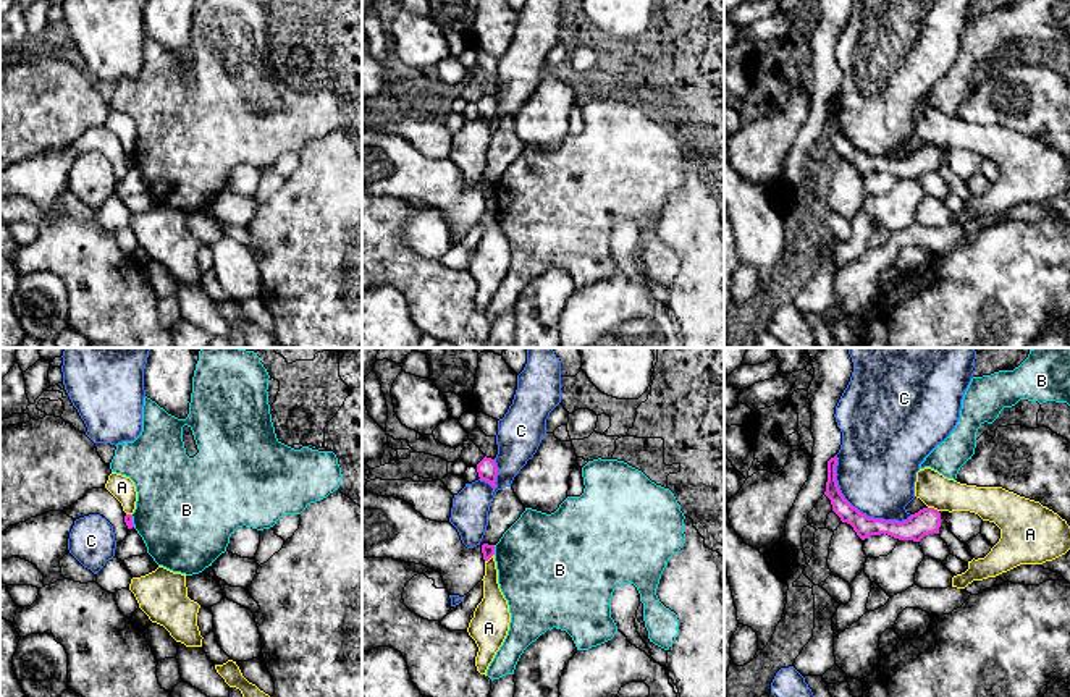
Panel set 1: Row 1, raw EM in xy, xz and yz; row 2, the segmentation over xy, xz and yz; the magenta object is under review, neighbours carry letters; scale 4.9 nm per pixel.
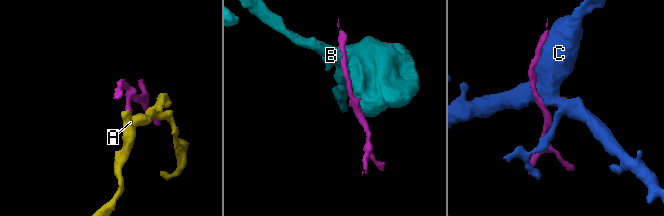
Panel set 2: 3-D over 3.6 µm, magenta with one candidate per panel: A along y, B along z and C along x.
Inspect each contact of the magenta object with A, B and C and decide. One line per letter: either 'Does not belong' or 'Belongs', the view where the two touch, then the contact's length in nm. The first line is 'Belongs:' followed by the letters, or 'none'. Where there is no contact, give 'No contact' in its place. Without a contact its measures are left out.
Belongs: none
A: Does not belong. Touches magenta in yz. Shared border 60 nm
B: Does not belong. Touches magenta in xz. Shared border 50 nm
C: Does not belong. Touches magenta in yz. Shared border 480 nm

